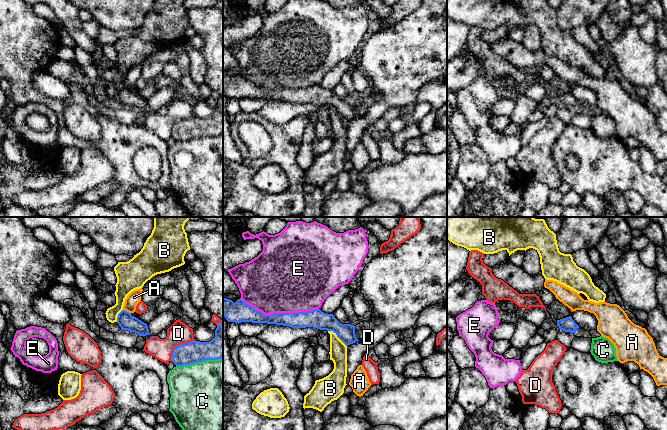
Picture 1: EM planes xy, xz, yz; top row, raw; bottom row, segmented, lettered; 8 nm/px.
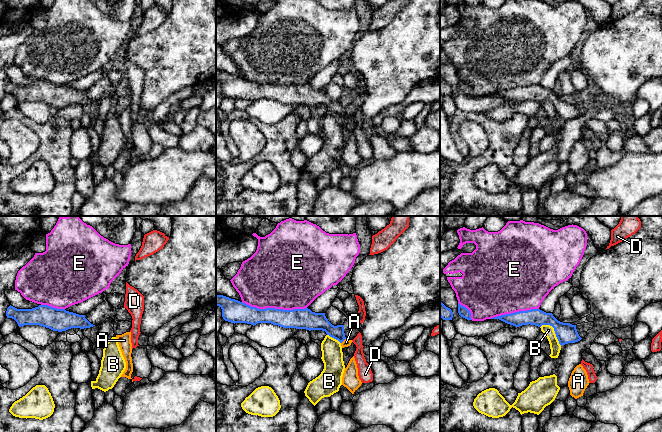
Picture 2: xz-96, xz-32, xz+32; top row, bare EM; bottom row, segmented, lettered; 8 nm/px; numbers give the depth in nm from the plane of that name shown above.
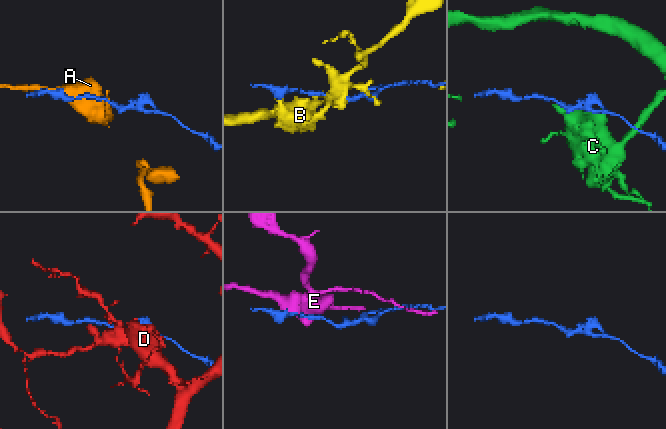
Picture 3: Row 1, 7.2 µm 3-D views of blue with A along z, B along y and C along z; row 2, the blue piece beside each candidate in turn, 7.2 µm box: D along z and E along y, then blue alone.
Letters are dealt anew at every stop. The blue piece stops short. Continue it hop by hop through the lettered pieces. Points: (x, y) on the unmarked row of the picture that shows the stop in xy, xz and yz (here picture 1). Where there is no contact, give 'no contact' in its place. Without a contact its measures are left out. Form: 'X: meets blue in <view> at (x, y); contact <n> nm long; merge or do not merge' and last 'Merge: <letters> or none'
A: meets blue in xy at (126, 87); contact 70 nm long; do not merge
B: meets blue in xz at (337, 112); contact 200 nm long; do not merge
C: meets blue in xy at (199, 137); contact 380 nm long; do not merge
D: meets blue in xy at (178, 121); contact 260 nm long; do not merge
E: meets blue in xz at (279, 89); contact 650 nm long; do not merge
Merge: none

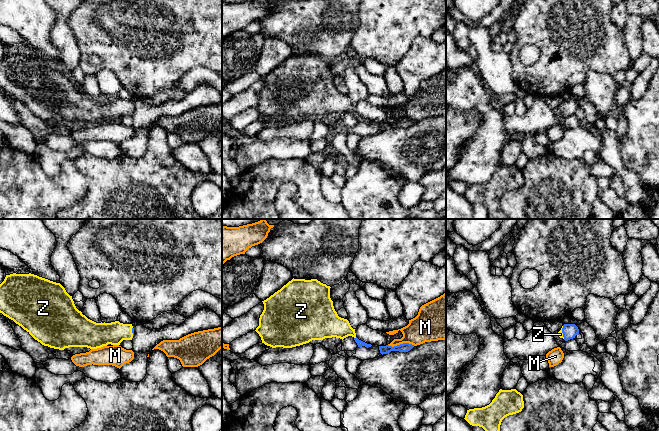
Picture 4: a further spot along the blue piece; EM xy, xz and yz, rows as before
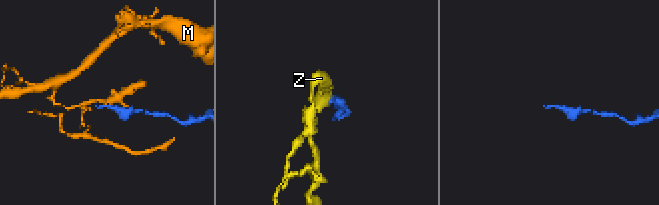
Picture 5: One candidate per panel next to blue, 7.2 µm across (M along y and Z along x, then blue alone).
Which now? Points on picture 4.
M: meets blue in xz at (401, 120); contact 220 nm long; do not merge
Z: meets blue in yz at (562, 108); contact 110 nm long; merge
Merge: Z

